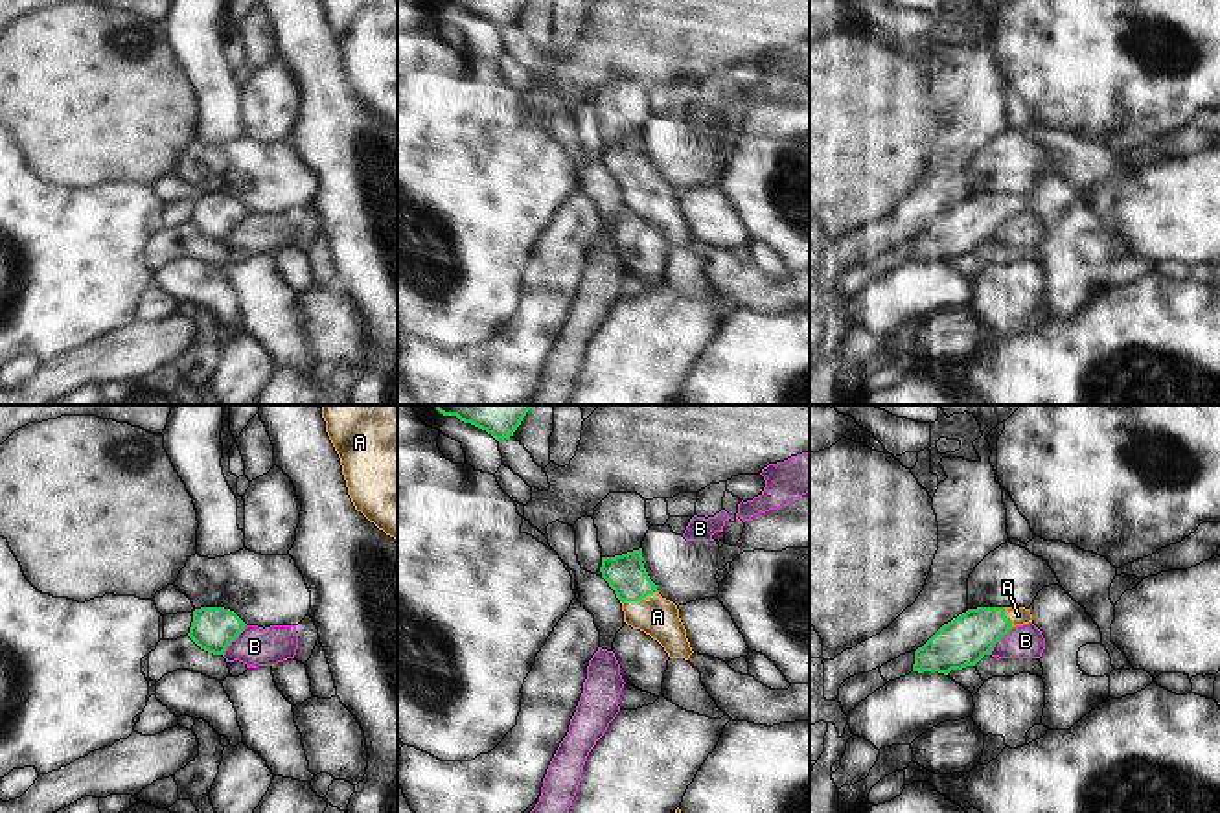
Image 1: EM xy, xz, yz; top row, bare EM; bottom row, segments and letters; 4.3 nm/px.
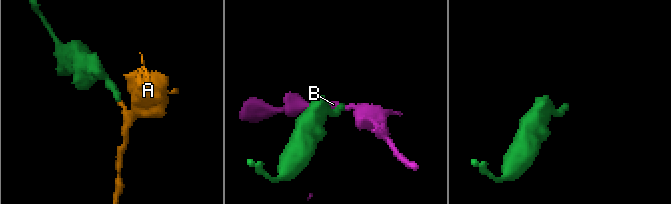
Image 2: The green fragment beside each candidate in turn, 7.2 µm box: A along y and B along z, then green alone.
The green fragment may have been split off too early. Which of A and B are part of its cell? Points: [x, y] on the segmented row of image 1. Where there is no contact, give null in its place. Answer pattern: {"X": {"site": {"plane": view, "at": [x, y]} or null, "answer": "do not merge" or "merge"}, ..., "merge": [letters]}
{"A": {"site": {"plane": "xz", "at": [639, 600]}, "answer": "merge"}, "B": {"site": {"plane": "xy", "at": [232, 639]}, "answer": "do not merge"}, "merge": ["A"]}

